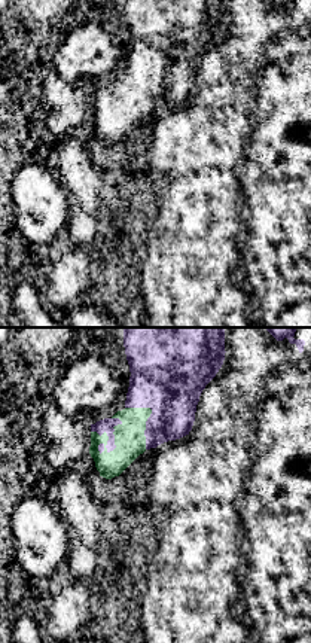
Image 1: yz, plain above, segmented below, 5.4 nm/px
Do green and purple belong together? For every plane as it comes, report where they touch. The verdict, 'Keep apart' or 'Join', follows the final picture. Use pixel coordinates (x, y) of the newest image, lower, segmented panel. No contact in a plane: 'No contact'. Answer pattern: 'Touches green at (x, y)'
Touches green at (115, 439)

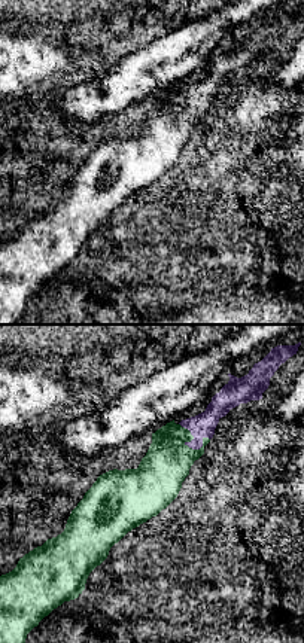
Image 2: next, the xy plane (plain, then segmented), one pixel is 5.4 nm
Touches green at (188, 447)

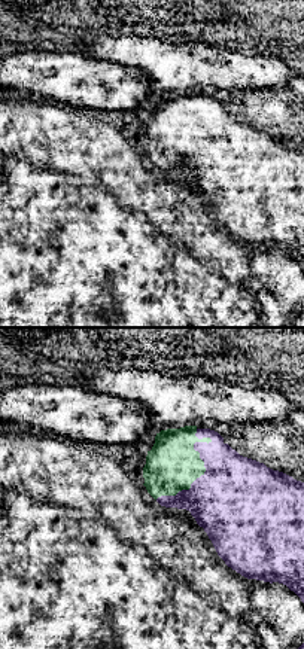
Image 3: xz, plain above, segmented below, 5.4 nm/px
Touches green at (200, 475)

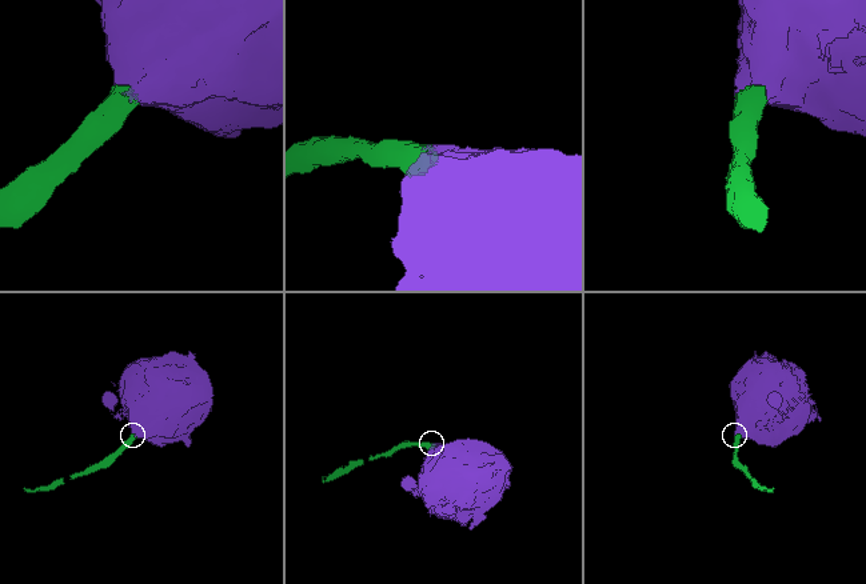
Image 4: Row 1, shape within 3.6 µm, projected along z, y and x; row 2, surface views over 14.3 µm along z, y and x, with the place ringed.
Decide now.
Join

